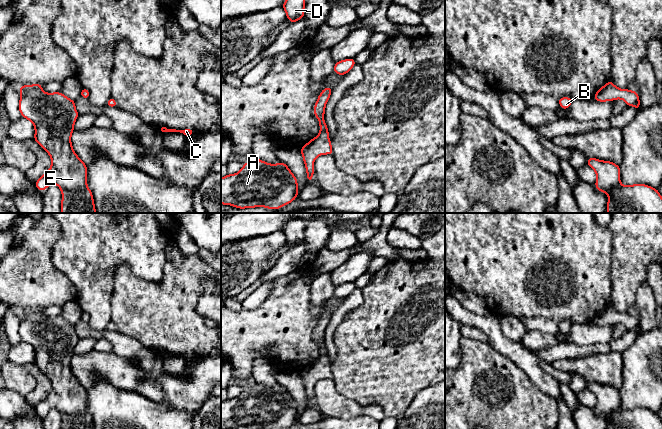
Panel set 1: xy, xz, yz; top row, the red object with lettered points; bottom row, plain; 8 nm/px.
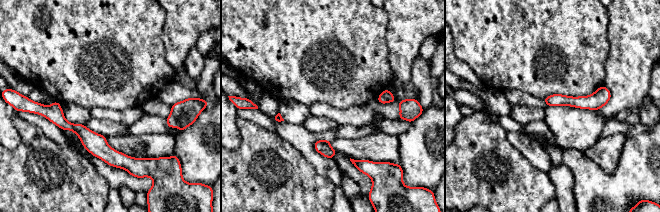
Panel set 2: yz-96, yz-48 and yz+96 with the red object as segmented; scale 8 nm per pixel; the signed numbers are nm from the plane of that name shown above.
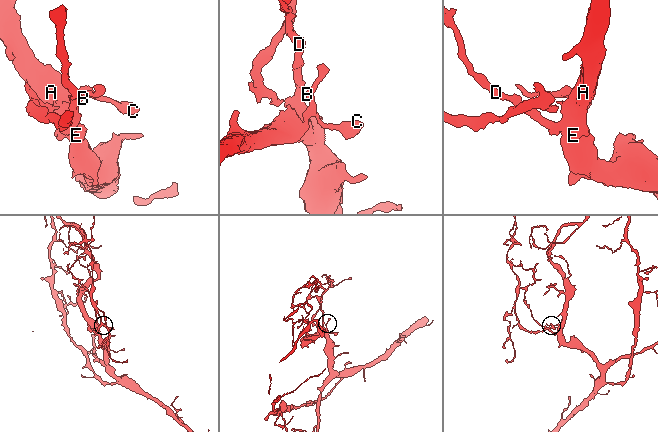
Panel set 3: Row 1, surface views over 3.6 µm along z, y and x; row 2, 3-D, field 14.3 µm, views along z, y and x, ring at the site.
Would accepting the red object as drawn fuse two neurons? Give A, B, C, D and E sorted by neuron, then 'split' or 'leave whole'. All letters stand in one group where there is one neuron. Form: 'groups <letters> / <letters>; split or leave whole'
groups A B C D E; leave whole

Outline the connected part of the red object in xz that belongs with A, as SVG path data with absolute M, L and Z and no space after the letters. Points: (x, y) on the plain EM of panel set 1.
M252 382L238 397L221 402L224 429L287 429L298 417L296 401L281 385L269 388Z

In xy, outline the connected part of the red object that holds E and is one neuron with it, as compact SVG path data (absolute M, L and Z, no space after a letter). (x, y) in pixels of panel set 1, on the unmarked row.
M43 308L19 310L19 335L21 341L30 344L35 352L34 364L50 379L51 391L35 406L38 414L45 415L52 408L58 409L62 417L61 429L94 429L93 418L87 410L87 389L74 376L71 359L79 340L75 324L61 316L45 317Z

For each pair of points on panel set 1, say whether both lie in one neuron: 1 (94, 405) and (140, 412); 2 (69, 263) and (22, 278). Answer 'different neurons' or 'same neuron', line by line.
1: same neuron
2: different neurons

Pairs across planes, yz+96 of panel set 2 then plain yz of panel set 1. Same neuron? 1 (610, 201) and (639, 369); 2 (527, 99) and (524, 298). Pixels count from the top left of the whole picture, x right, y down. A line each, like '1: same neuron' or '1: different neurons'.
1: same neuron
2: different neurons

